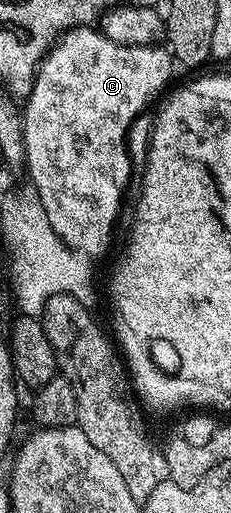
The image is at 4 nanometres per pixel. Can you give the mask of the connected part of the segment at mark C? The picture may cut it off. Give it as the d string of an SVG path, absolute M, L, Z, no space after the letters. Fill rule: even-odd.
M80 27L69 29L58 38L35 72L31 93L21 109L23 142L27 148L25 170L35 184L34 192L53 231L57 231L70 249L88 258L101 256L111 245L123 188L131 181L127 132L139 113L166 87L171 65L173 58L162 44L123 46L107 38L98 28Z

